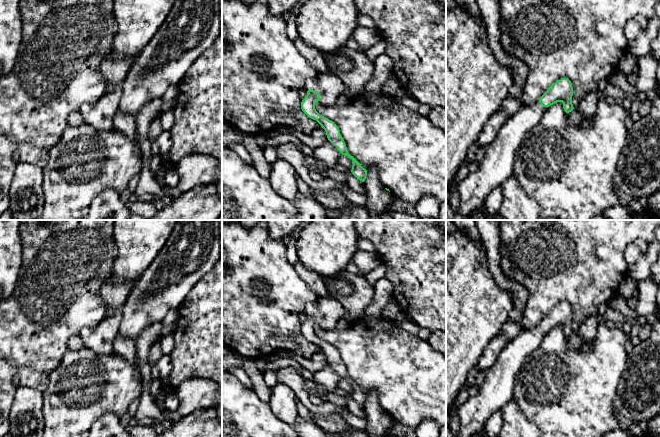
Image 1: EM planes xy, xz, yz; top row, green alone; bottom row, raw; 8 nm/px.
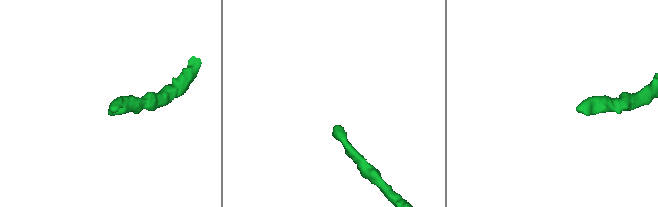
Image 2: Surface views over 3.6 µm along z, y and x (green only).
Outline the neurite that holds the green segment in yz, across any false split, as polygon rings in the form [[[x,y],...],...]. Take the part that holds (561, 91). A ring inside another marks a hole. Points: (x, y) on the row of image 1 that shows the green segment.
[[[561,78],[538,101],[522,105],[504,122],[493,142],[485,147],[478,169],[459,185],[458,212],[464,219],[485,207],[490,192],[513,174],[515,155],[524,135],[539,123],[548,107],[562,102],[564,111],[569,113],[574,109],[572,96],[571,81]]]

